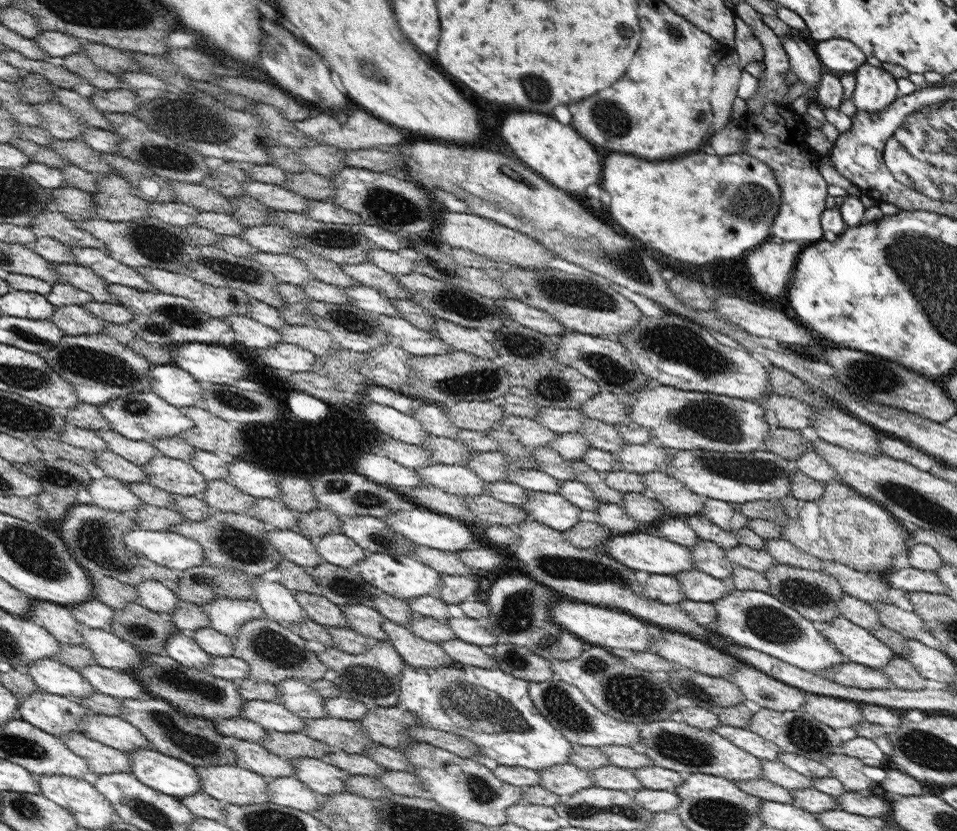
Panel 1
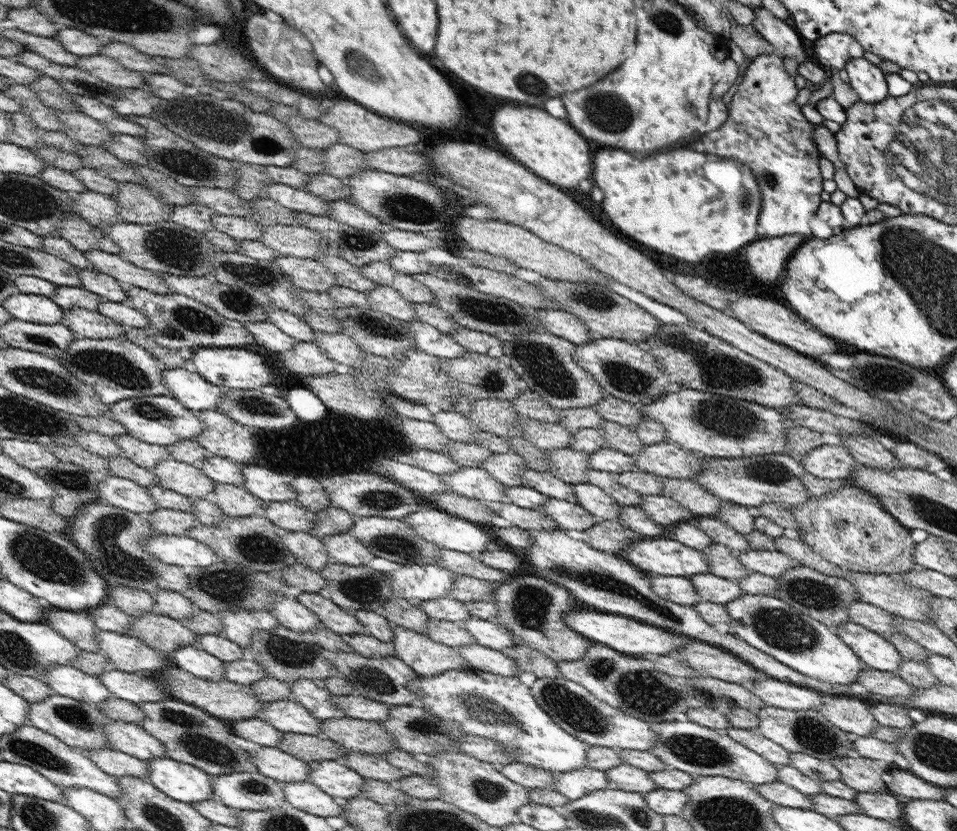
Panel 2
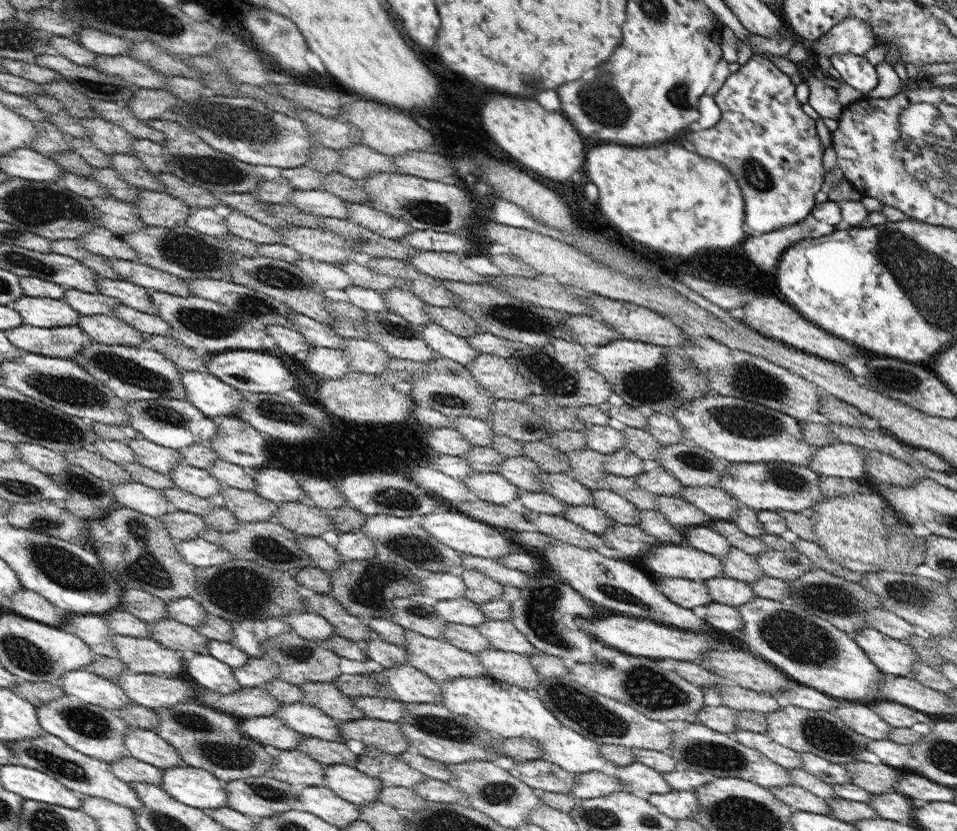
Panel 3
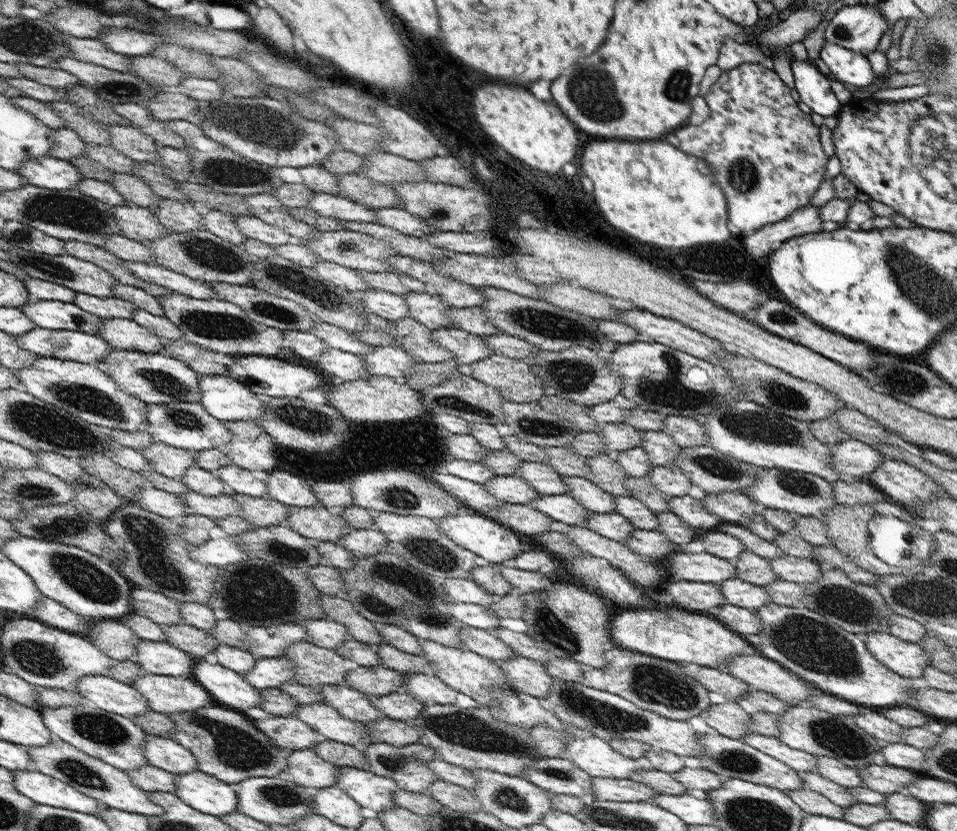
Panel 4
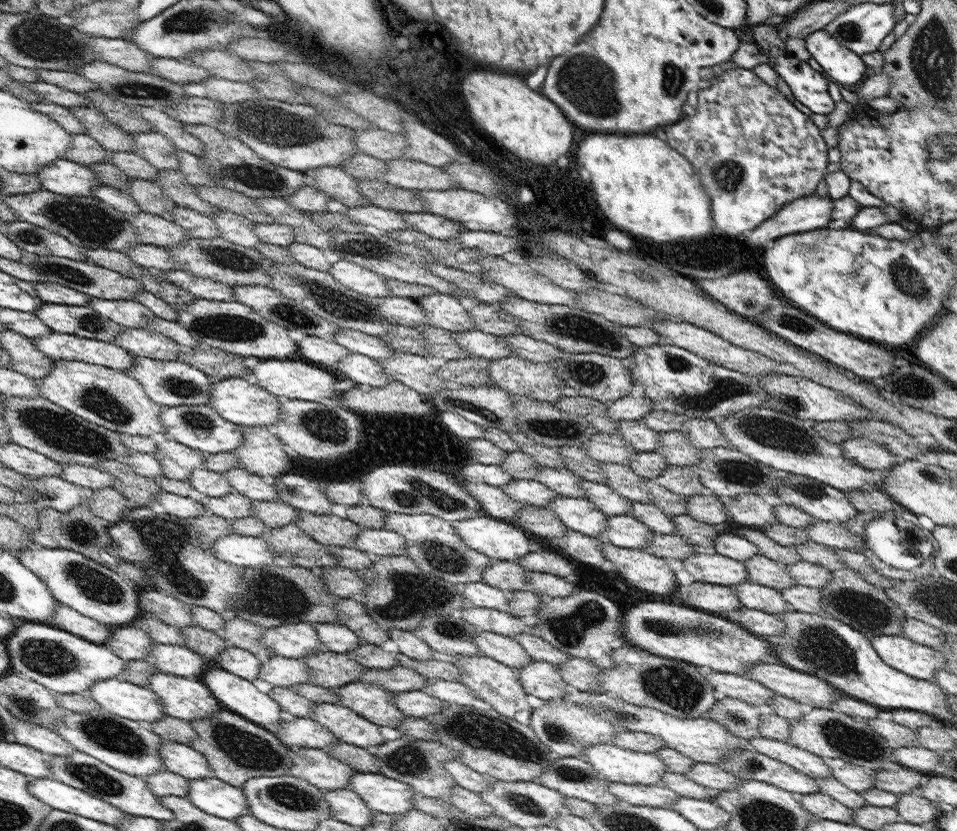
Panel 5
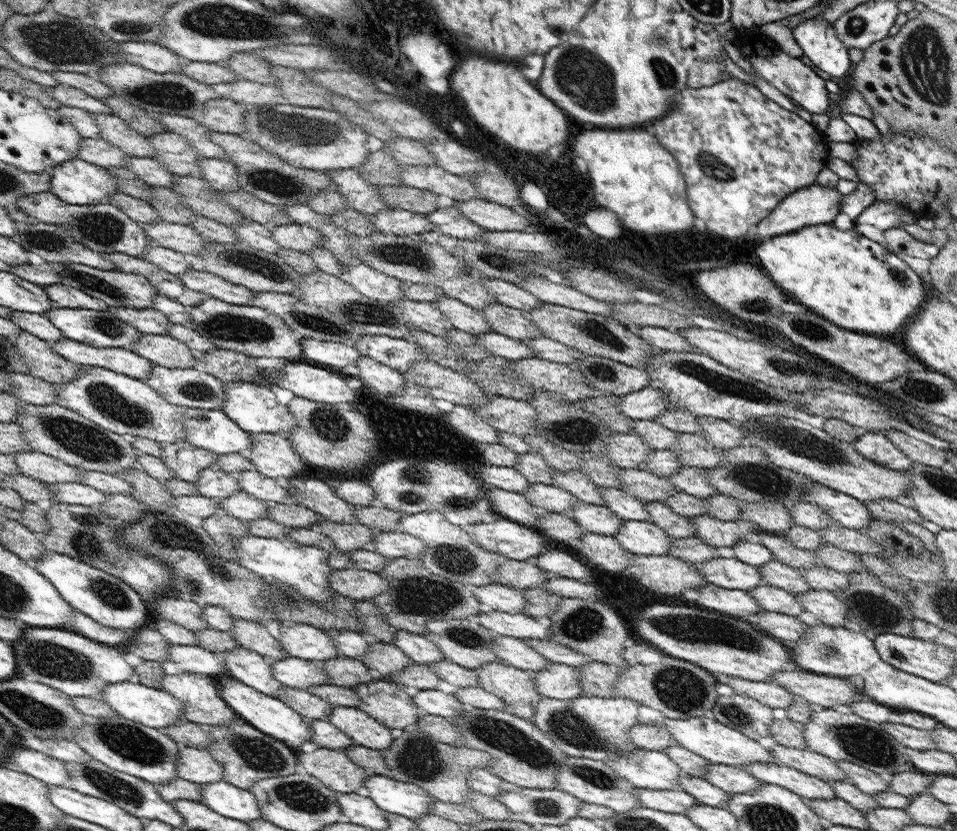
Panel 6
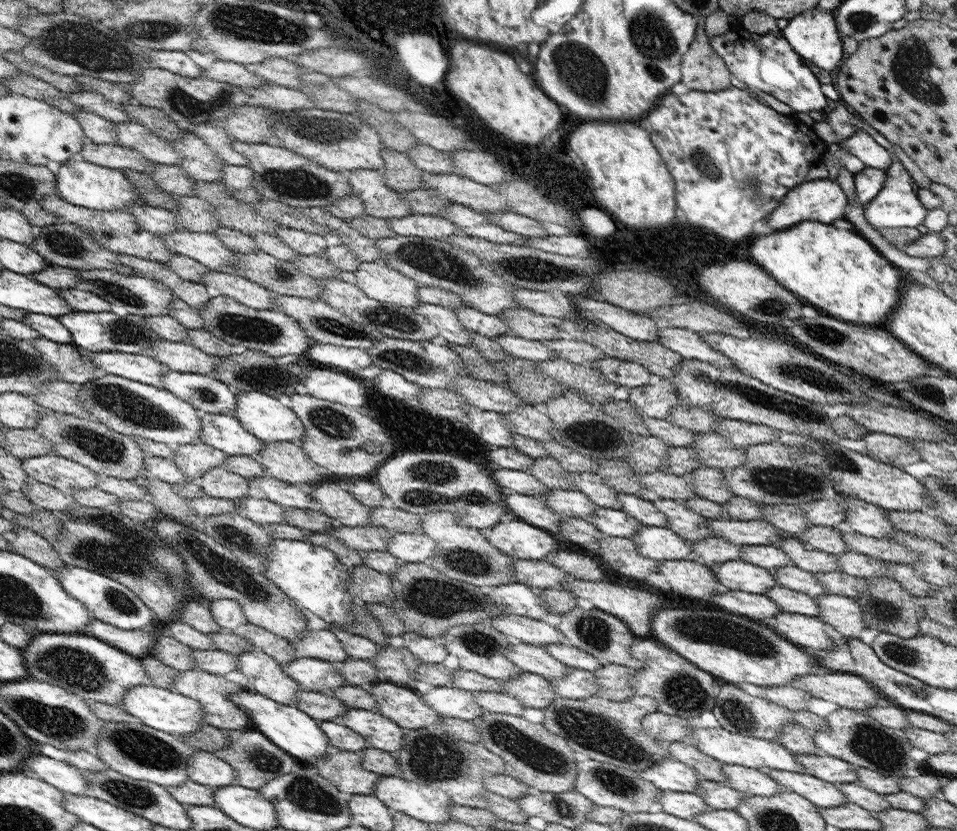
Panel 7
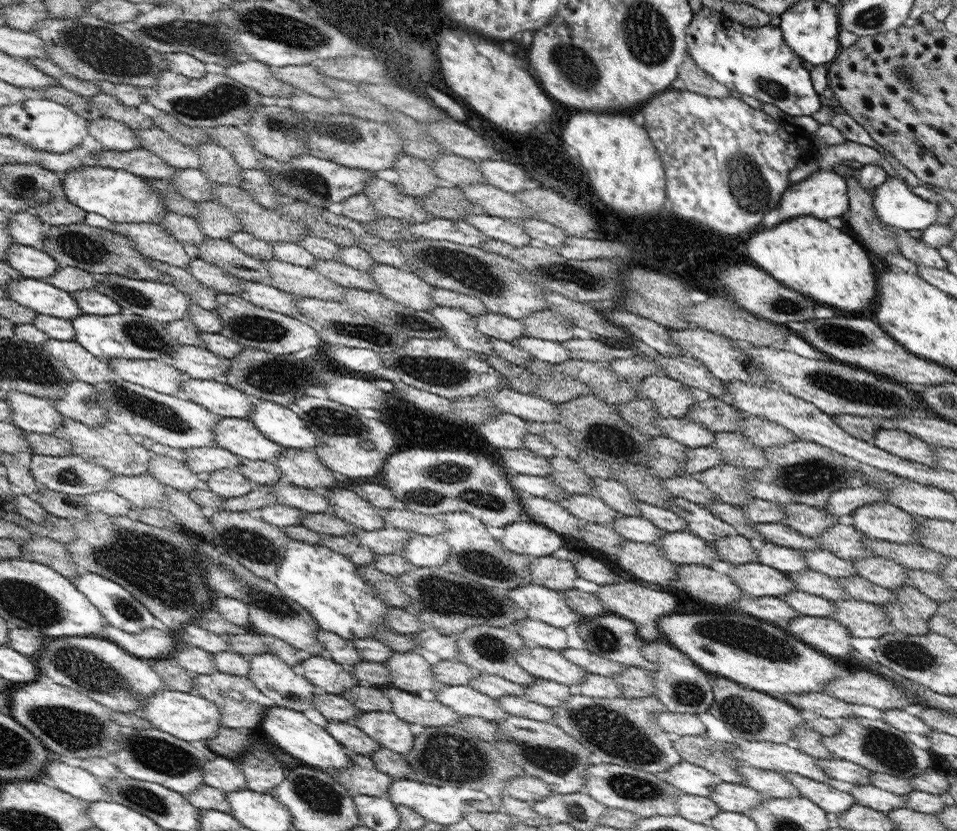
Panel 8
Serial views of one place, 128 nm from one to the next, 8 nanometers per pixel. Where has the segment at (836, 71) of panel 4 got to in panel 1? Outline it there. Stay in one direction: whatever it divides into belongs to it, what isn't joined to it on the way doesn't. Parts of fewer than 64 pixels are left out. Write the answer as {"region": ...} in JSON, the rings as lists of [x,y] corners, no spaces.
{"region":[[[864,63],[853,75],[855,89],[849,100],[856,111],[879,113],[886,110],[898,97],[896,80],[880,68]]]}

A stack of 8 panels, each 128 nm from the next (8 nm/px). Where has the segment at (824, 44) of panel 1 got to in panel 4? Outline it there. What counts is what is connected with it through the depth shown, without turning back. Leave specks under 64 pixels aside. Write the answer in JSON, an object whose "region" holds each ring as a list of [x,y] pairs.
{"region":[[[873,5],[841,6],[831,17],[823,32],[828,44],[867,57],[876,51],[879,39],[889,33],[891,24],[881,16],[881,12]]]}

